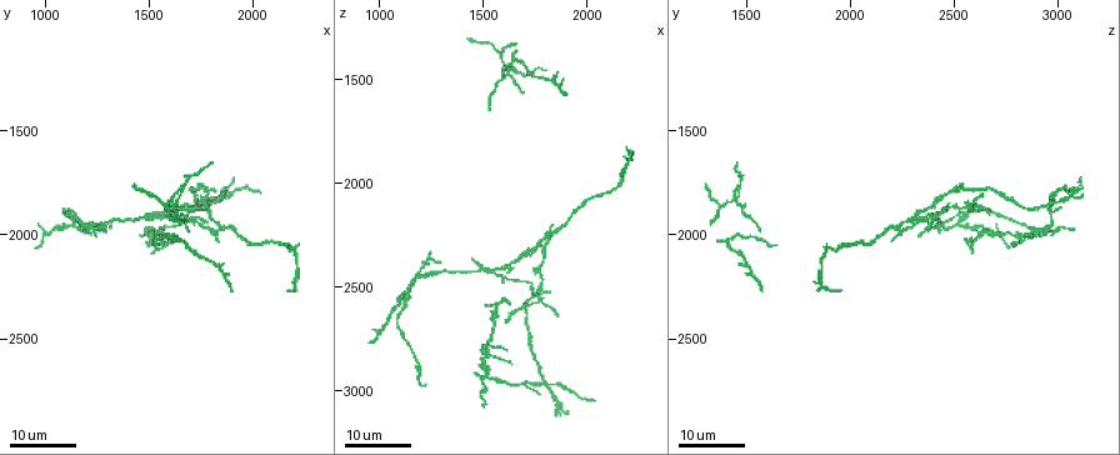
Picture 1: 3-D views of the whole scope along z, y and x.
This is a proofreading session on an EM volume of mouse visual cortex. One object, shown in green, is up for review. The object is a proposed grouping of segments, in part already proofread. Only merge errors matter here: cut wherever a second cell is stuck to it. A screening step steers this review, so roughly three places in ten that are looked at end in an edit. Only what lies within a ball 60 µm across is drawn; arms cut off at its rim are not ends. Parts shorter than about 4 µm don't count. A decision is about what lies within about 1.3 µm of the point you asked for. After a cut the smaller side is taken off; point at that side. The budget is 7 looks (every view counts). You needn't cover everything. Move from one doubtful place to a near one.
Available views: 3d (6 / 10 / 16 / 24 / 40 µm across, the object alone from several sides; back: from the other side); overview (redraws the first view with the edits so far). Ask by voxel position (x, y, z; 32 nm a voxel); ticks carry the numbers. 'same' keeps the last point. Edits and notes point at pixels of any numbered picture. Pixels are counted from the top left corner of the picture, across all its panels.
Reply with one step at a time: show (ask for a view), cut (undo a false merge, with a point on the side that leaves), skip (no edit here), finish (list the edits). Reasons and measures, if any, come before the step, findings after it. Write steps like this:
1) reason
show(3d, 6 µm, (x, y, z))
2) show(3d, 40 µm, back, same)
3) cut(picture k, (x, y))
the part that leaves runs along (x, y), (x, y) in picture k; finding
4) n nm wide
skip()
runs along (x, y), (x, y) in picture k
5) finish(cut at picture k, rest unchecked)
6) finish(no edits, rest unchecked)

three-way junction
show(3d, 24 µm, (1630, 1870, 1490))

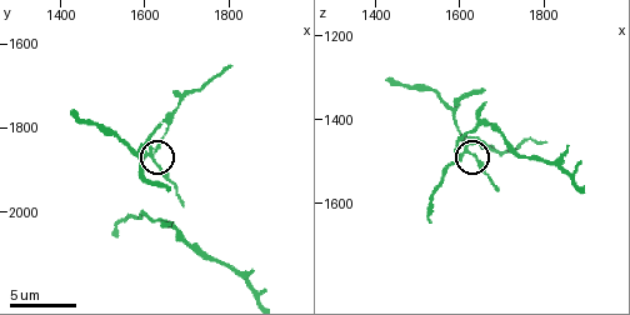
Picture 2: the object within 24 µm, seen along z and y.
show(3d, 10 µm, (1625, 1885, 1480))

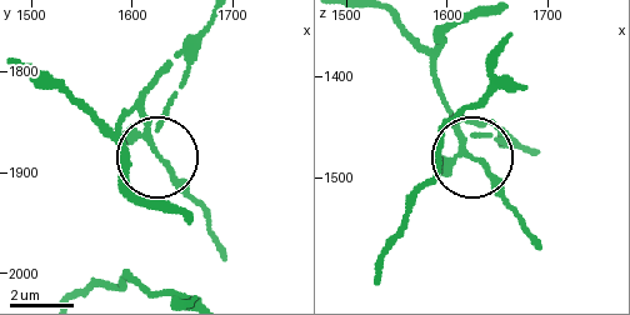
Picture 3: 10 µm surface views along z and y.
3 arms
skip()
one cell here

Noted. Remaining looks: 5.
side arm on a straight run
show(3d, 16 µm, (1830, 1960, 2230))

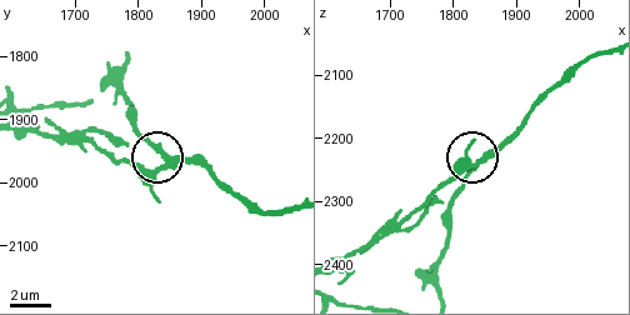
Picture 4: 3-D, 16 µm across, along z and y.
zoom in
show(3d, 6 µm, (1845, 1960, 2235))

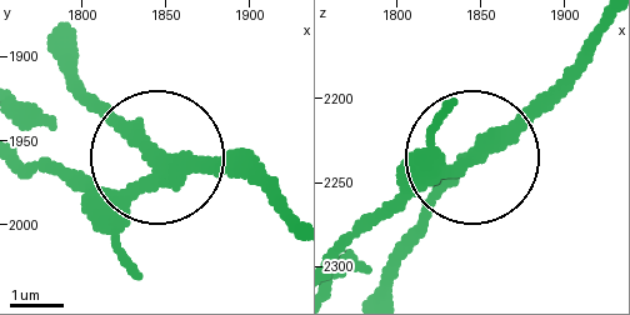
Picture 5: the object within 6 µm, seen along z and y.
skip()
runs along (550, 89), (460, 165), (406, 184), (339, 233) in picture 5; continuous, no second cell

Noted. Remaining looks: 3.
looks like a crossing
show(3d, 24 µm, (1790, 1840, 2970))

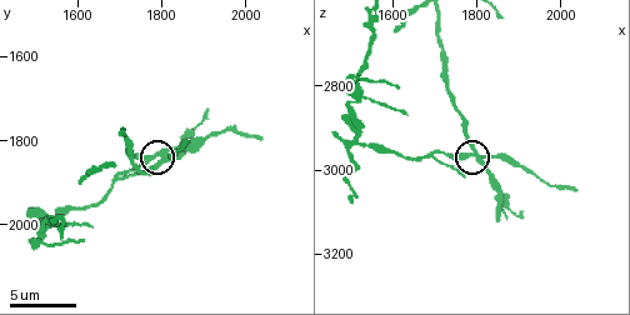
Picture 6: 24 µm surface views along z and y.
closer look
show(3d, 6 µm, (1780, 1840, 2965))

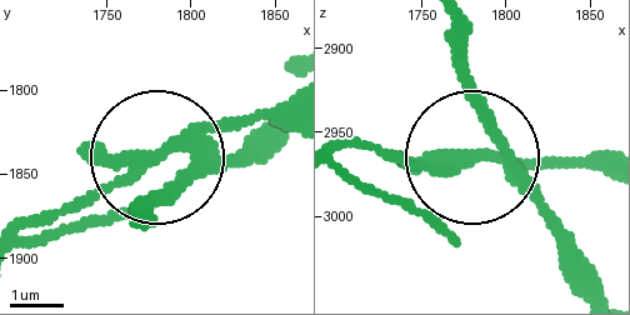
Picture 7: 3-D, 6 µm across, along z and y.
cut(picture 7, (271, 124))
the part that leaves runs along (183, 134), (26, 241) in picture 7; two cells meet here

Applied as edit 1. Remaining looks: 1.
finish(cut at picture 7, rest unchecked)

